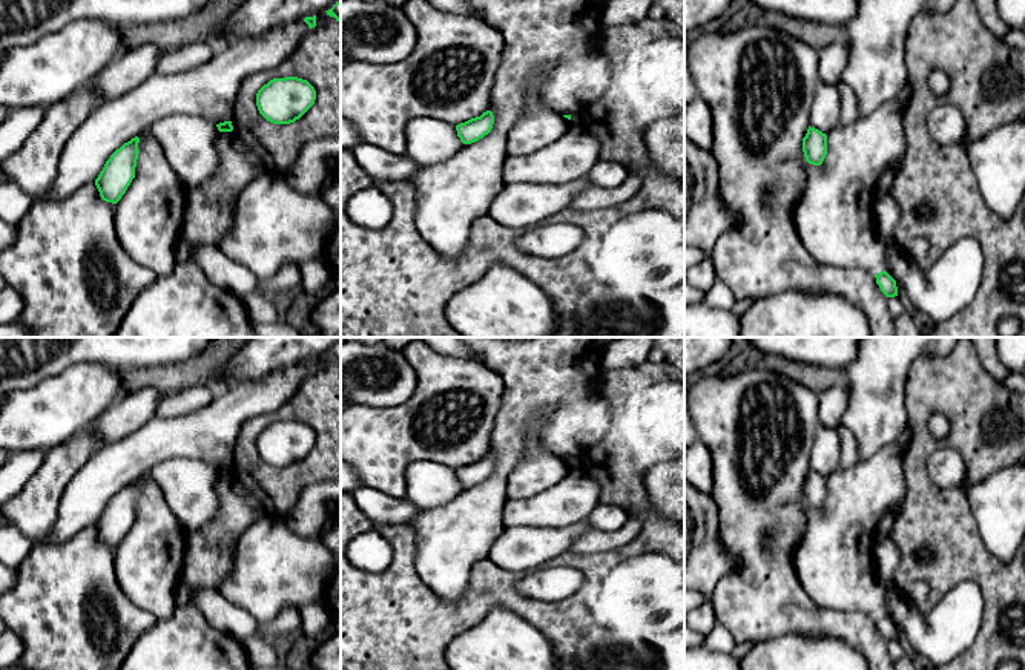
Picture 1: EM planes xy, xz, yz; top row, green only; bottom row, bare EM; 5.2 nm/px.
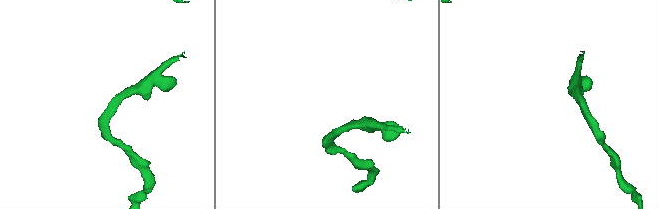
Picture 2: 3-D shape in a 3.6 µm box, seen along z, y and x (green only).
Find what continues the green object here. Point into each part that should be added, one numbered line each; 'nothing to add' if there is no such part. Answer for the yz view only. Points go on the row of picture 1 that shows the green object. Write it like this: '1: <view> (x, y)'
nothing to add

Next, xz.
nothing to add

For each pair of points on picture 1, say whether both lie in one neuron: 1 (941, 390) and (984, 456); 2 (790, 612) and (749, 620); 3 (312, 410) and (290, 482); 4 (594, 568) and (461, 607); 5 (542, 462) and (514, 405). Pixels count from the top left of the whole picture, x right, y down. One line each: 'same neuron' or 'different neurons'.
1: same neuron
2: same neuron
3: same neuron
4: same neuron
5: different neurons

